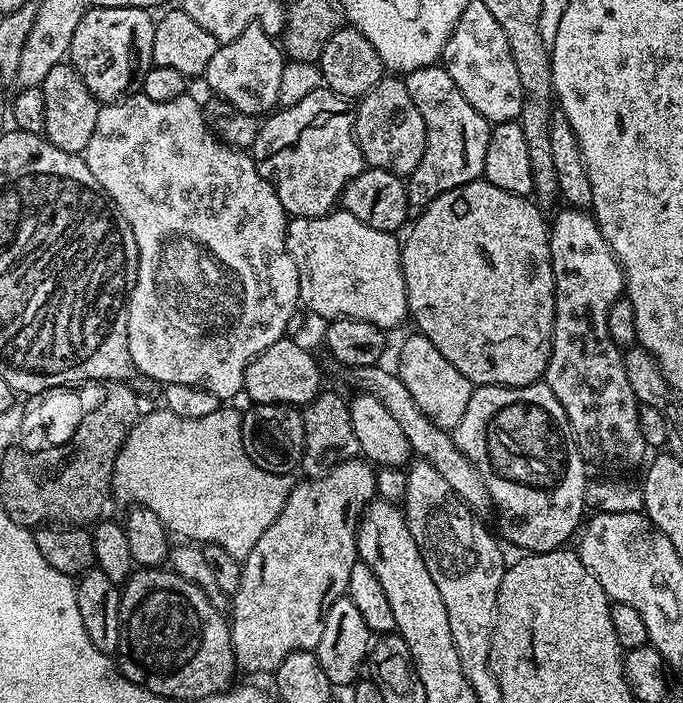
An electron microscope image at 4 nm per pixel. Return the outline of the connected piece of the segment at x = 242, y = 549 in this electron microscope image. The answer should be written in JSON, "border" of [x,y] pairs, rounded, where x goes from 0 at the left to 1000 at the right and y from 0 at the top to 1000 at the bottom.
{"border":[[[324,578],[302,595],[261,595],[245,583],[206,590],[173,646],[164,693],[168,704],[189,706],[201,718],[225,725],[247,758],[259,757],[271,770],[294,775],[318,774],[354,799],[419,720],[430,683],[426,676],[395,674],[366,657],[354,634],[353,587],[334,579],[340,578]]]}

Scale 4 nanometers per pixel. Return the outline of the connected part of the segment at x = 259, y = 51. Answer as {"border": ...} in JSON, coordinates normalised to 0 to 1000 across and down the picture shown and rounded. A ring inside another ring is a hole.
{"border":[[[367,34],[337,60],[324,63],[307,83],[296,110],[312,125],[318,138],[346,152],[360,165],[373,168],[397,161],[407,149],[407,121],[413,117],[413,100],[419,81],[411,64],[389,48],[382,34]],[[387,159],[387,161],[385,161]]]}

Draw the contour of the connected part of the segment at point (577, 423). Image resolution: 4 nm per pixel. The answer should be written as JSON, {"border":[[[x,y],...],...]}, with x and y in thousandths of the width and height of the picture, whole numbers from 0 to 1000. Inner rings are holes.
{"border":[[[826,293],[821,297],[810,313],[807,309],[802,327],[805,367],[814,403],[814,451],[808,465],[808,496],[802,525],[796,529],[794,541],[802,548],[811,566],[817,566],[823,583],[829,583],[829,595],[843,620],[849,650],[857,657],[862,661],[874,660],[878,666],[890,666],[898,660],[902,666],[936,667],[946,654],[946,633],[940,623],[940,612],[934,612],[937,575],[933,573],[918,538],[914,501],[893,481],[890,462],[893,435],[915,420],[914,387],[908,383],[908,376],[902,371],[887,339],[881,339],[881,327],[871,312],[859,300],[848,296]]]}

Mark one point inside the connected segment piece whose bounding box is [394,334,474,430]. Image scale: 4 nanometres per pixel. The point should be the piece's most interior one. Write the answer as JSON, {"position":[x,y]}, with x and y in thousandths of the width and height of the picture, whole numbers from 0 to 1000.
{"position":[647,559]}

